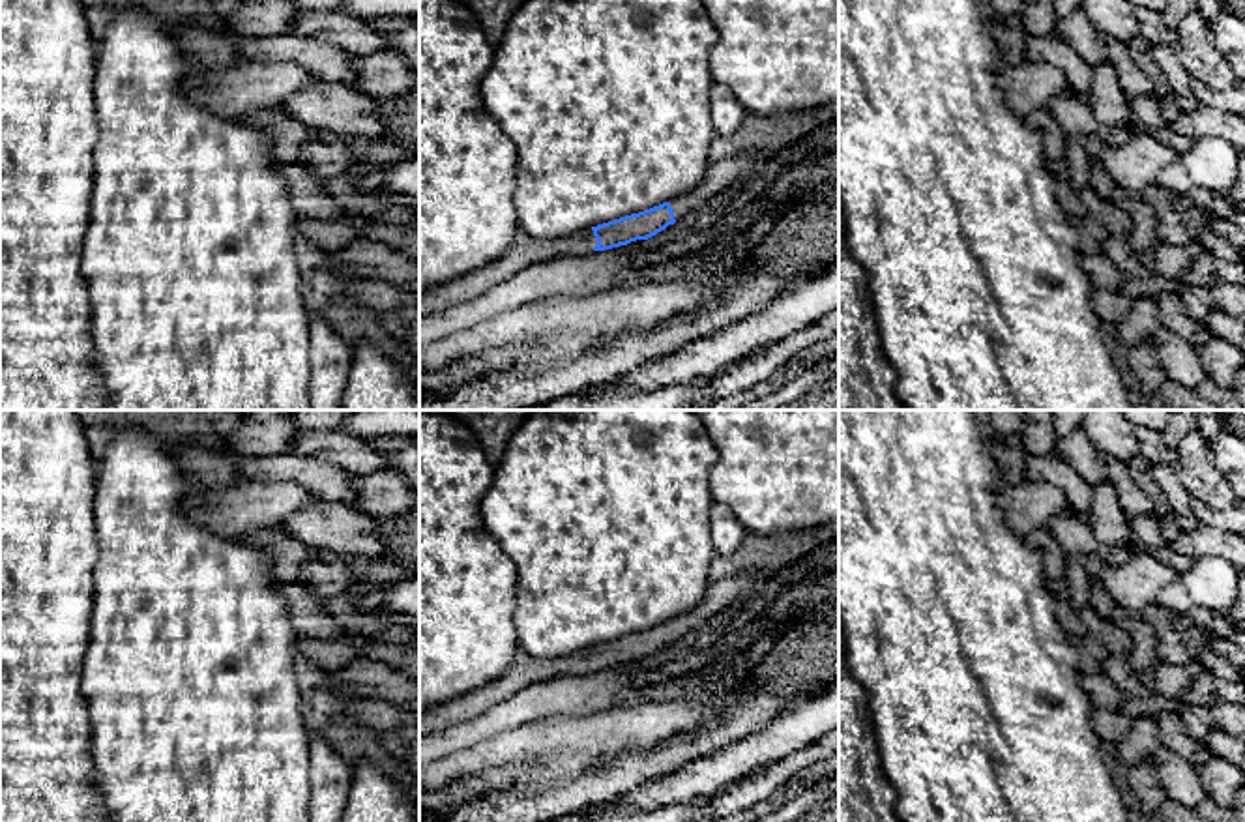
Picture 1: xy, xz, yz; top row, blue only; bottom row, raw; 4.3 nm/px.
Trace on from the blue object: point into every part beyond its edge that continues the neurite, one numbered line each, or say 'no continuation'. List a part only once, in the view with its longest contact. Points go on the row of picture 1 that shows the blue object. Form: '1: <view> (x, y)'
1: xz (721, 175)
2: xz (525, 251)

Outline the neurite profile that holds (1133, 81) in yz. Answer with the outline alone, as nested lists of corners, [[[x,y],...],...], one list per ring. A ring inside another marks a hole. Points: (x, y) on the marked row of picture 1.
[[[1101,34],[1099,43],[1106,62],[1110,62],[1116,67],[1120,84],[1129,99],[1153,94],[1150,79],[1136,66],[1127,45],[1123,45],[1110,34]]]

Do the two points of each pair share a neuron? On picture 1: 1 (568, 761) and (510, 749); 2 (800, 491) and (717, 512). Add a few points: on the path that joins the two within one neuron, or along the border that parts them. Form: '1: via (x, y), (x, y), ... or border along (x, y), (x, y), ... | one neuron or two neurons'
1: via (553, 753), (525, 753) | one neuron
2: border along (714, 500), (721, 502), (747, 530) | two neurons

